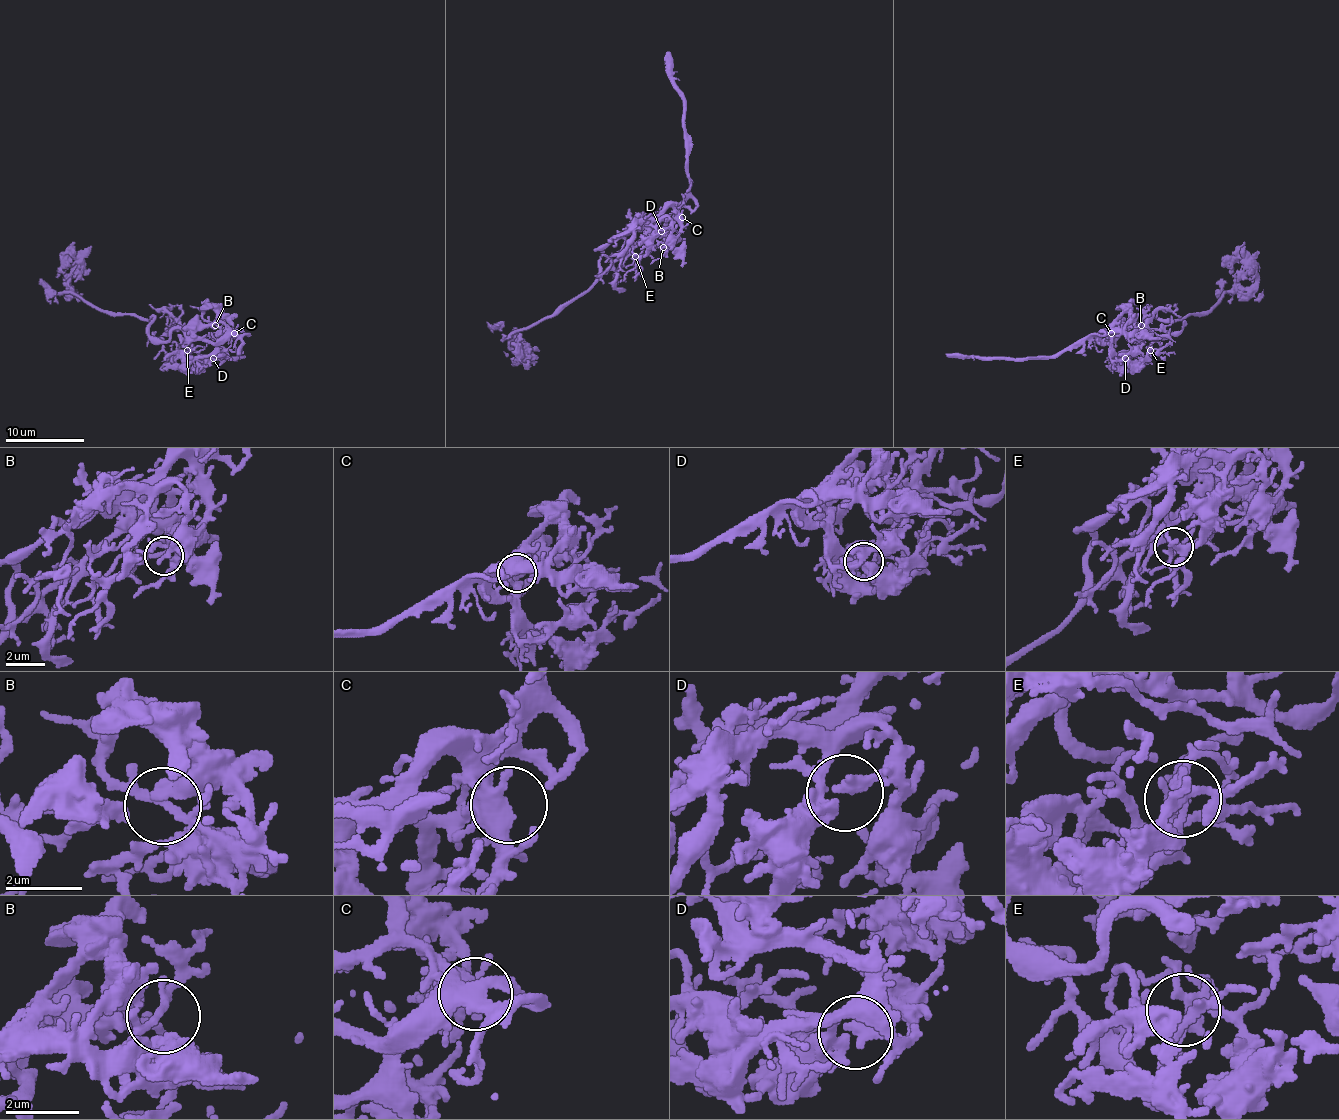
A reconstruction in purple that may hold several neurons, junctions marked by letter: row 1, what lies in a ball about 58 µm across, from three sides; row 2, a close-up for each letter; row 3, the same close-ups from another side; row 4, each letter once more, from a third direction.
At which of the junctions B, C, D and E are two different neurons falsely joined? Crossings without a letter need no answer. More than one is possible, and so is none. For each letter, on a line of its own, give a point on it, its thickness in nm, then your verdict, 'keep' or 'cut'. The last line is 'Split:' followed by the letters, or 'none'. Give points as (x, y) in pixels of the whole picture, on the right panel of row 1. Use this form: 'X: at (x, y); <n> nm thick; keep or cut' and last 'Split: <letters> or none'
B: at (1141, 325); 170 nm thick; keep
C: at (1111, 333); 480 nm thick; keep
D: at (1125, 358); 240 nm thick; keep
E: at (1150, 350); 280 nm thick; keep
Split: none

